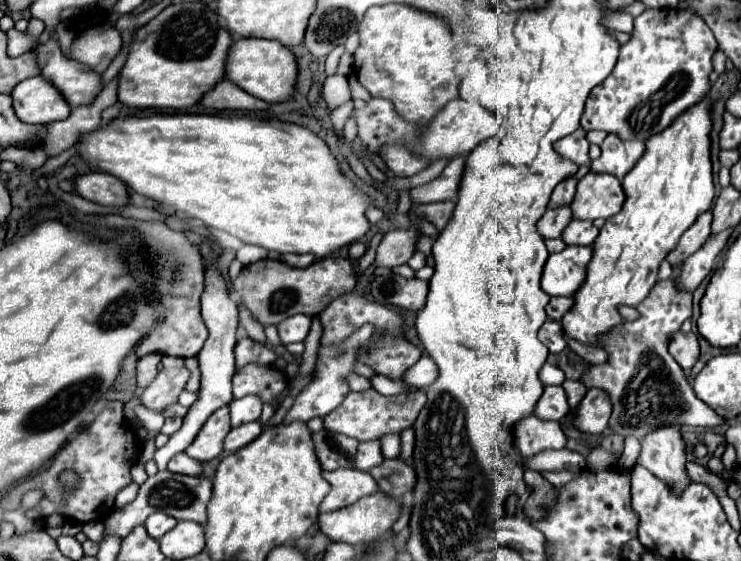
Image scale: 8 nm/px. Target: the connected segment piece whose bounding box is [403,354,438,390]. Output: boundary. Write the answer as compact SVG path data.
M423 354L419 362L407 372L407 378L403 378L403 382L425 390L431 382L435 382L437 376L438 369L435 362L433 362L433 358L429 354Z

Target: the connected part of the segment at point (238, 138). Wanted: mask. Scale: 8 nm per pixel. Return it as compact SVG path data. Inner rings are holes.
M153 114L149 118L117 118L109 126L93 130L89 134L81 136L81 156L83 160L103 172L113 172L119 180L129 184L135 192L149 196L157 202L173 206L177 212L183 212L189 218L197 218L205 222L207 228L217 228L223 230L231 236L237 236L245 244L255 244L265 250L275 250L279 254L313 254L315 258L327 258L333 252L341 250L343 246L349 246L353 242L359 242L371 228L365 212L369 206L373 206L373 200L351 180L347 178L341 168L337 158L331 154L329 146L309 128L291 124L291 122L281 122L281 120L259 120L259 118L249 118L249 116L233 116L225 118L219 114Z

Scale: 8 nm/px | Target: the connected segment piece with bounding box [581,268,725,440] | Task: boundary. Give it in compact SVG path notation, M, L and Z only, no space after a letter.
M673 268L671 278L655 282L649 296L639 306L635 306L639 312L637 320L623 322L607 334L599 336L599 346L609 354L609 358L603 364L589 364L581 376L581 382L587 390L599 388L607 392L613 406L609 430L623 438L635 436L641 440L663 426L711 428L725 422L711 410L711 406L703 404L695 396L691 384L687 382L687 374L667 352L671 334L677 332L687 318L691 318L693 294L677 286L675 280L679 274L681 268Z

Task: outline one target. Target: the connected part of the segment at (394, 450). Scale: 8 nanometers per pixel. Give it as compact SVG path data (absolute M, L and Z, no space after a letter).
M399 436L381 438L381 450L383 450L383 458L399 458L399 452L401 452Z

